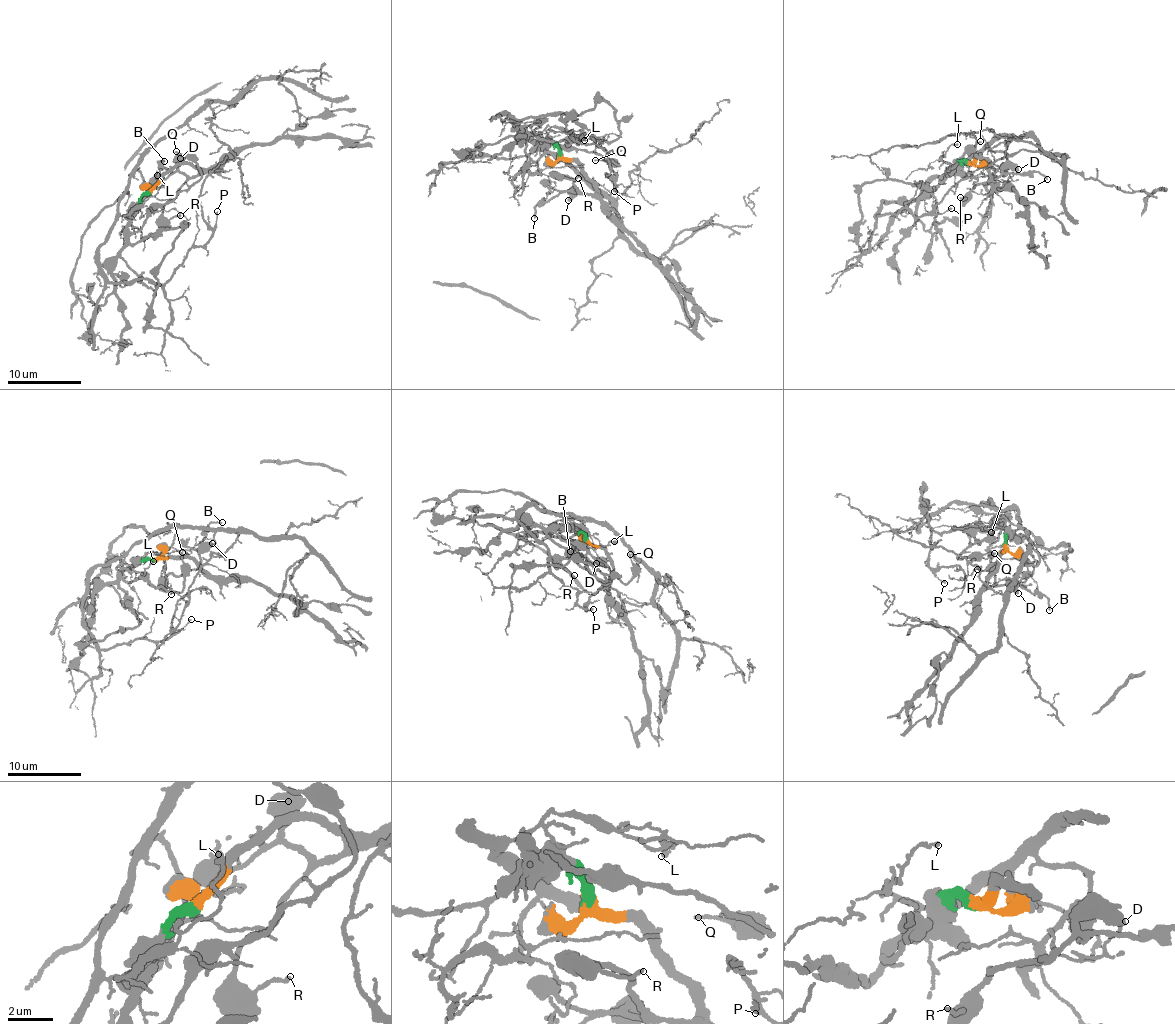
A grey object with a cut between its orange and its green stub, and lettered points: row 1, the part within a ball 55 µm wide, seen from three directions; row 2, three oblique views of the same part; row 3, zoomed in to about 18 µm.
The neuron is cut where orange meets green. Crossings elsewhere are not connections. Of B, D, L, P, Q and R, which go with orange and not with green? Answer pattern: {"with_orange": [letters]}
{"with_orange": ["B", "D", "R"]}

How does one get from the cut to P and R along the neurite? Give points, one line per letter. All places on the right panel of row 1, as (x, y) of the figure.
P: (971, 164), (913, 201), (883, 200), (876, 212), (904, 208), (932, 216), (952, 208)
R: (971, 164), (982, 157), (991, 181), (972, 186), (966, 199), (960, 197)

